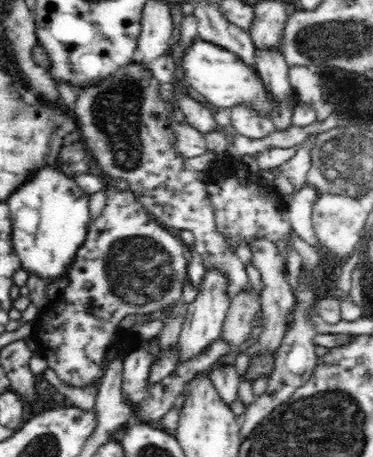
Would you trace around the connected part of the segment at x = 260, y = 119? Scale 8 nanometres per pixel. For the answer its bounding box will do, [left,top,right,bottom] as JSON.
[230,105,275,138]

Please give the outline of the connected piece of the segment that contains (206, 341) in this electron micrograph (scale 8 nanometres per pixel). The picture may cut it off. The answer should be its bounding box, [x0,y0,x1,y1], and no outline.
[176,265,232,363]

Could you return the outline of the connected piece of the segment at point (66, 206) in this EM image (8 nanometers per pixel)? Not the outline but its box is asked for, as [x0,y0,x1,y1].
[8,166,90,282]

